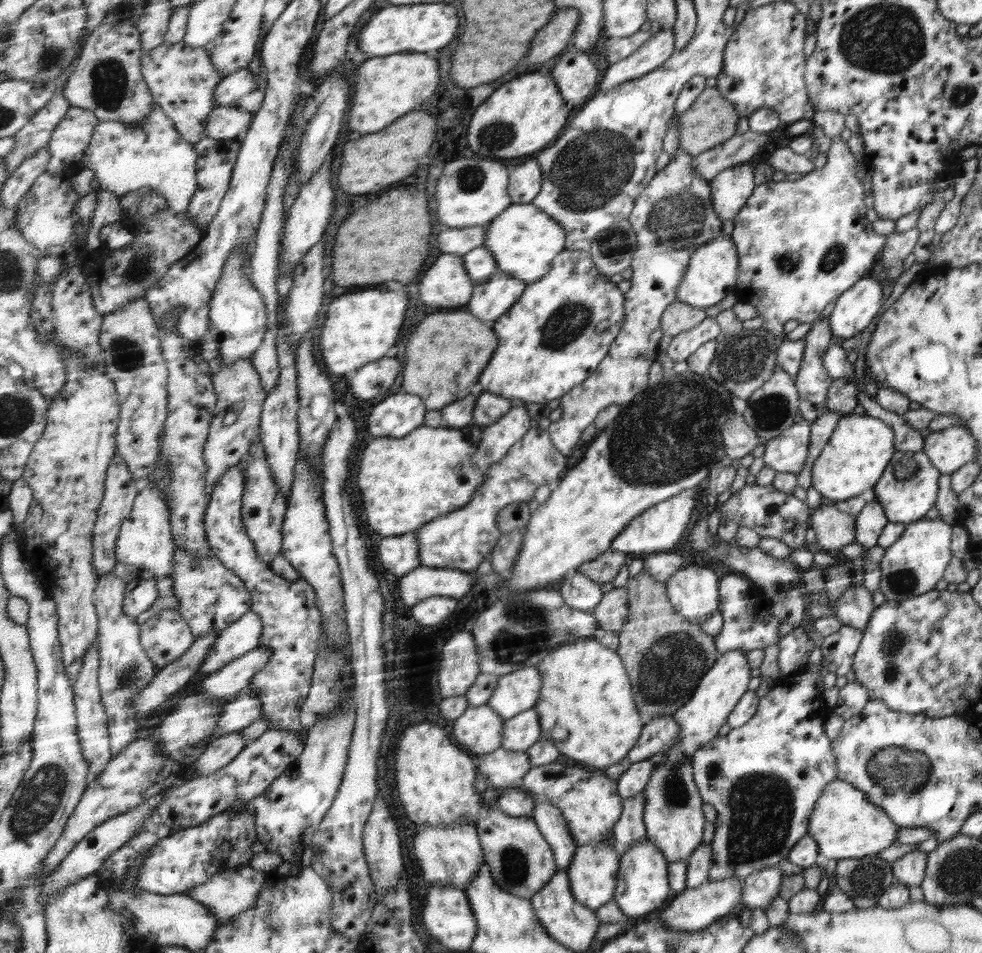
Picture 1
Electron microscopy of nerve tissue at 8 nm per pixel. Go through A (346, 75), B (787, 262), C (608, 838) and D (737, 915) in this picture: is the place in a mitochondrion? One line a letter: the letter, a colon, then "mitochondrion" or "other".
A: other
B: mitochondrion
C: other
D: other

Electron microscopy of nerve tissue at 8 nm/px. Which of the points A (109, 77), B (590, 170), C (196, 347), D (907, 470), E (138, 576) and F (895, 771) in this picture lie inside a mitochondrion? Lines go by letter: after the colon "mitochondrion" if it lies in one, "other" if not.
A: mitochondrion
B: mitochondrion
C: other
D: mitochondrion
E: other
F: mitochondrion

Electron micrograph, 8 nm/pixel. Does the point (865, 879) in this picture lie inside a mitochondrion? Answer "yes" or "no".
yes

